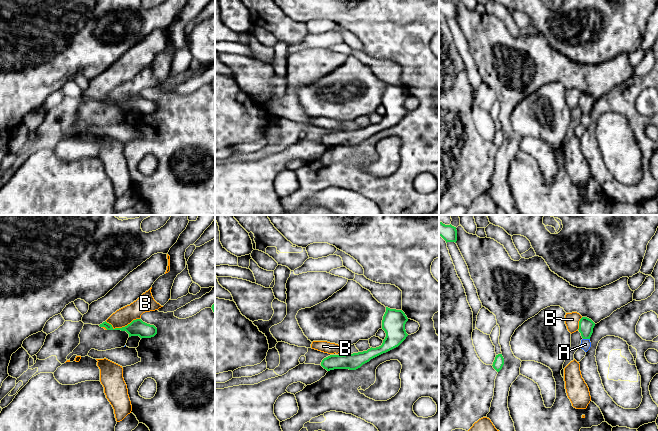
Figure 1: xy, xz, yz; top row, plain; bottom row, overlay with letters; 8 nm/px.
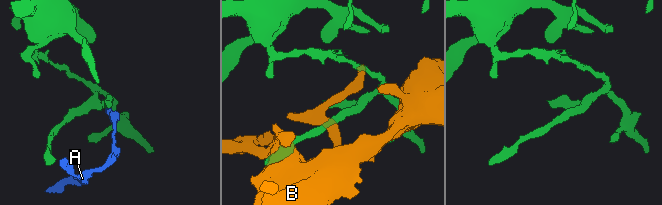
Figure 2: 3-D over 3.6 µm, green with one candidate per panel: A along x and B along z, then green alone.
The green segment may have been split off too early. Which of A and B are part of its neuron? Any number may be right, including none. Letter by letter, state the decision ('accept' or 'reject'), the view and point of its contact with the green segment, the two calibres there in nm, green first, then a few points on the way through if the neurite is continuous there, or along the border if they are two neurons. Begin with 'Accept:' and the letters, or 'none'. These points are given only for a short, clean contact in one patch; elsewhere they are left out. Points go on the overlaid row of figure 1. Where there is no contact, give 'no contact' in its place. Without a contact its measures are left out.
Accept: none
A: reject; meets green in yz at (586, 338); 120 nm thick on the green side, 80 nm on the other
B: reject; meets green in xy at (122, 327); 130 nm thick on the green side, 140 nm on the other

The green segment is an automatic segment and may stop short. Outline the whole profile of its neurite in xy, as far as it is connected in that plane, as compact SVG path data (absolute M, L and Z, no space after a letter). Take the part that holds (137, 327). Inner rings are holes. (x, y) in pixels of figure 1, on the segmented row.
M141 319L133 320L130 324L122 328L113 328L111 324L106 321L99 325L105 327L107 330L121 330L126 331L131 336L139 336L142 338L151 338L157 334L157 328L154 325L147 324Z

